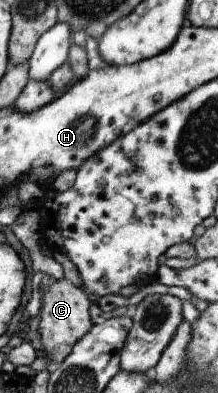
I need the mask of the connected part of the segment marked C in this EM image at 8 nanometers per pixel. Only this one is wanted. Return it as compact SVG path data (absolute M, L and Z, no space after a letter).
M66 279L55 280L48 290L40 292L37 301L40 304L40 339L51 361L50 367L53 368L60 365L68 357L76 341L92 329L93 321L88 312L91 301L82 288Z

